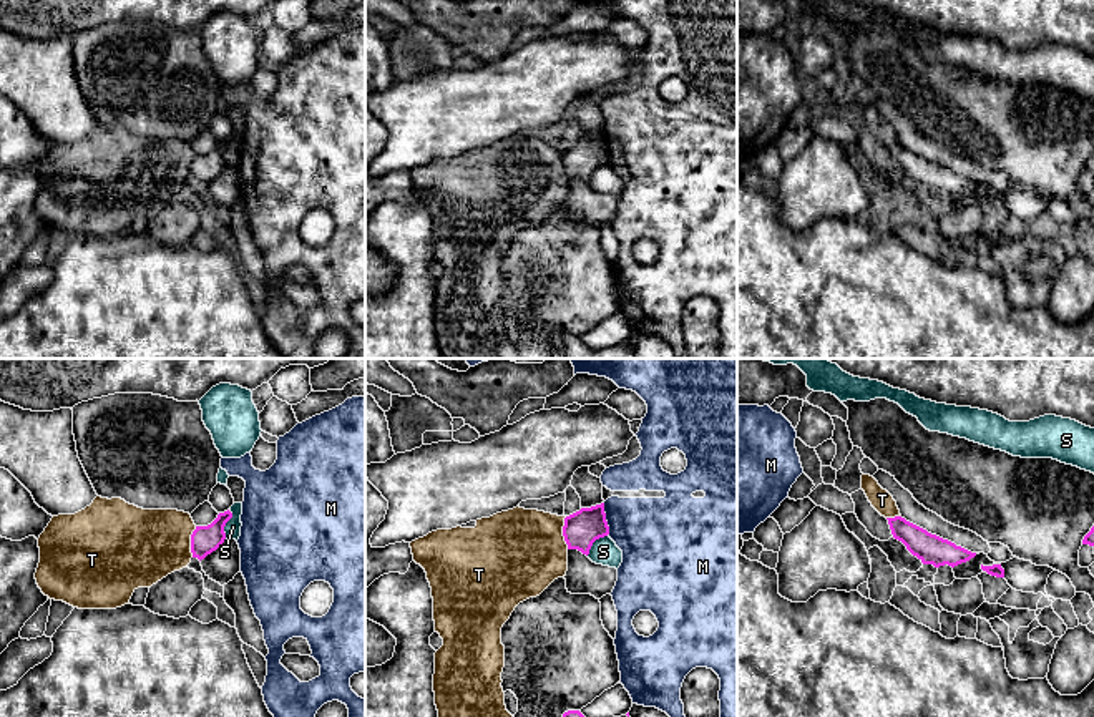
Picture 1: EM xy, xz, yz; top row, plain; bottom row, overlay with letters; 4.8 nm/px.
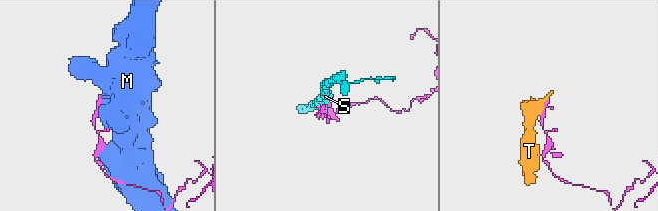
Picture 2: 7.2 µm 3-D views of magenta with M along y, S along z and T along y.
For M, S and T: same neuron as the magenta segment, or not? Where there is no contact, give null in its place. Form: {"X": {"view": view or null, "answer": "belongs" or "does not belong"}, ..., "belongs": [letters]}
{"M": {"view": "xz", "answer": "does not belong"}, "S": {"view": "xy", "answer": "does not belong"}, "T": {"view": "xz", "answer": "does not belong"}, "belongs": []}

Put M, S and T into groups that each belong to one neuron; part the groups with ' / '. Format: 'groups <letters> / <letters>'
groups M / S / T

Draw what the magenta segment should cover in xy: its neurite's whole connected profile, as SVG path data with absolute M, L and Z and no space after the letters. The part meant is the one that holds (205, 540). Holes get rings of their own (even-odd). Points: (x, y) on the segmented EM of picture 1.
M227 510L224 513L219 513L211 524L196 526L196 529L191 534L193 558L198 558L201 561L224 543L224 526L231 518L232 513Z

